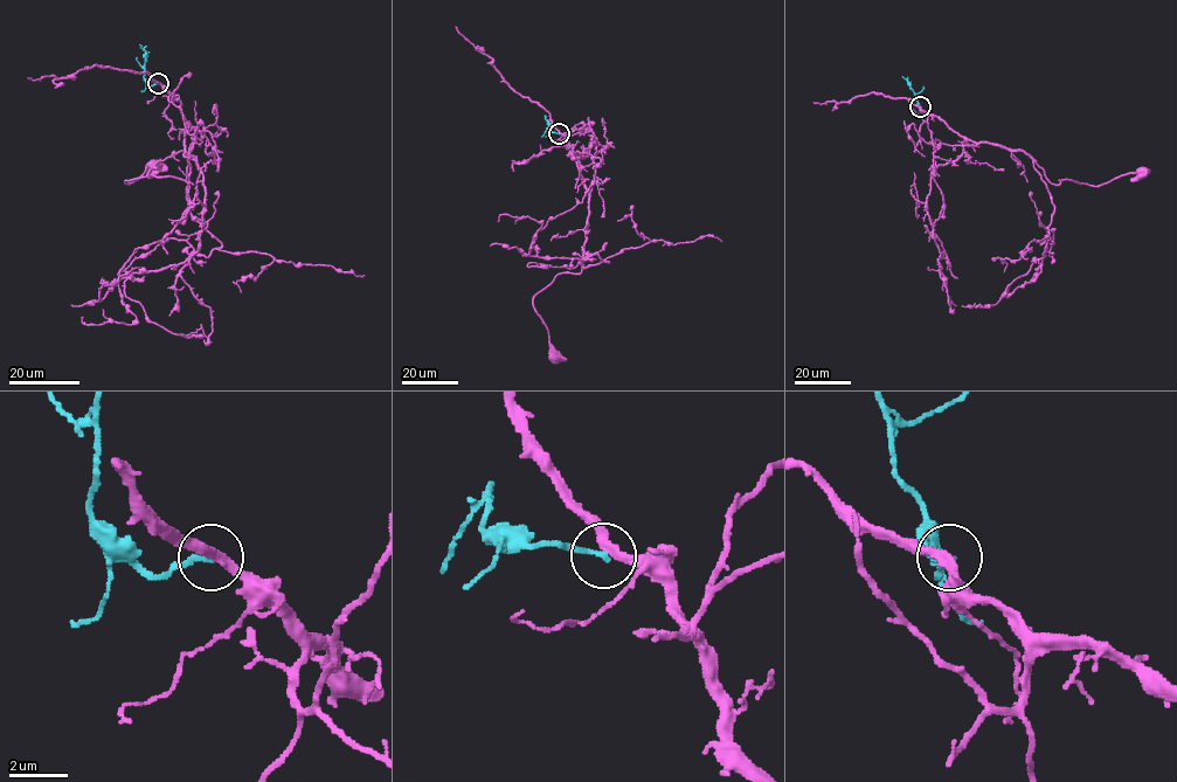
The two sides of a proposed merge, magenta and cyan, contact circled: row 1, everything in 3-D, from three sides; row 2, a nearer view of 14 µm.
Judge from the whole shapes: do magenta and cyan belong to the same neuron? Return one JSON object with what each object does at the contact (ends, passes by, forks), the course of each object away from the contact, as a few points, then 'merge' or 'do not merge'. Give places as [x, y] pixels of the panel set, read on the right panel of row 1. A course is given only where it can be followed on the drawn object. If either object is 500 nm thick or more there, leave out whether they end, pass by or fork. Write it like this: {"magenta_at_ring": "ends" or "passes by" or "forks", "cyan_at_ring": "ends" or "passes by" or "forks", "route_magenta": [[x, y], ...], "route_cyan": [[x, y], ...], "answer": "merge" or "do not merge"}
{"magenta_at_ring": "passes by", "cyan_at_ring": "ends", "route_magenta": [[920, 106], [976, 143], [1023, 151], [1051, 182], [1070, 179], [1099, 186], [1130, 173], [1142, 173]], "route_cyan": [[920, 106], [902, 76]], "answer": "do not merge"}

